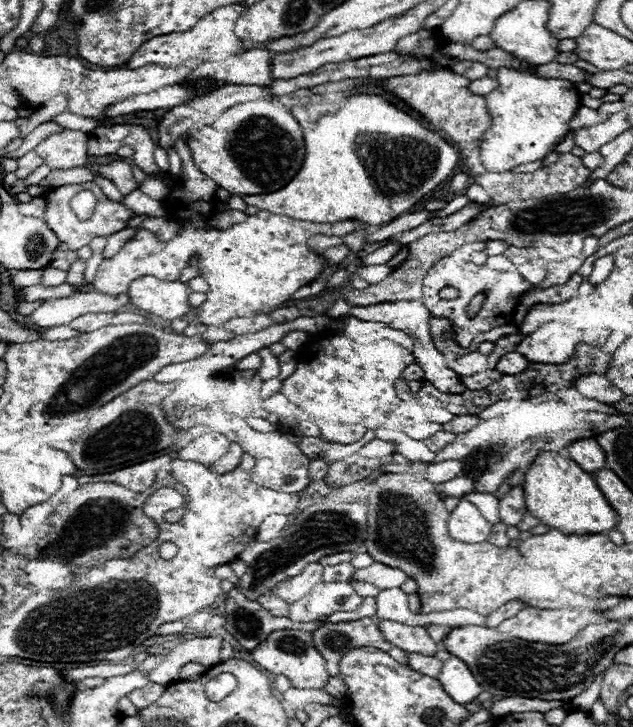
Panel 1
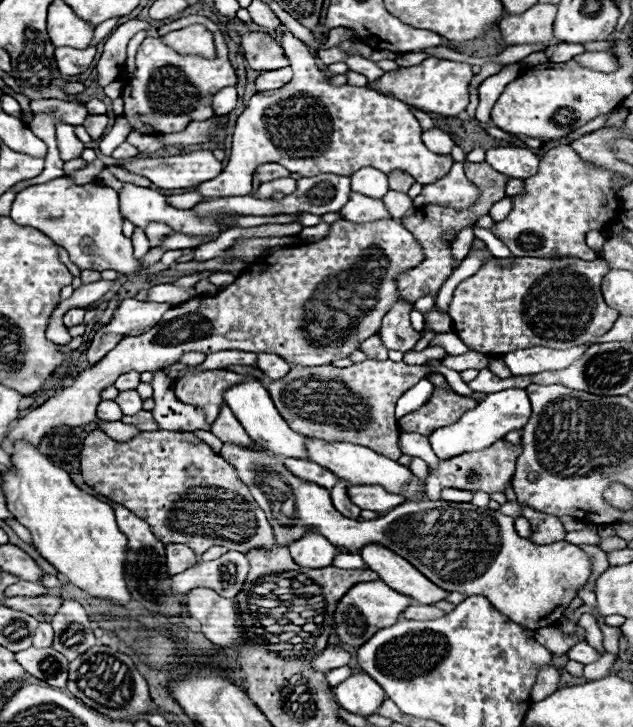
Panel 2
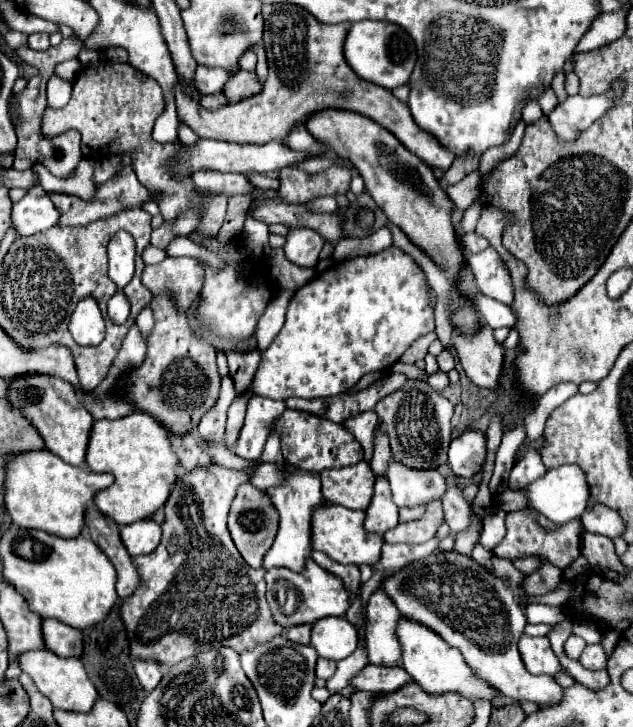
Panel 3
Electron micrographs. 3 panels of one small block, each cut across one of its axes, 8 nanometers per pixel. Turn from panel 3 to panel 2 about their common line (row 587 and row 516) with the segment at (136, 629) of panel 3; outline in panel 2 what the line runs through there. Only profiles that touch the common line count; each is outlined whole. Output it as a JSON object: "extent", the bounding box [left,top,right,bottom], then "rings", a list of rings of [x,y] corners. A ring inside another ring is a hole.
{"extent":[80,428,274,560],"rings":[[[96,428],[84,440],[80,464],[84,482],[90,488],[110,498],[112,502],[124,504],[130,512],[144,518],[150,524],[154,536],[164,544],[188,544],[196,552],[198,560],[202,552],[212,546],[226,546],[228,550],[248,552],[248,548],[272,548],[274,544],[272,526],[268,524],[258,504],[252,500],[248,486],[242,484],[234,468],[218,454],[214,454],[210,446],[202,442],[194,432],[140,432],[128,442],[116,442]],[[190,464],[198,466],[200,470],[196,478],[188,478],[184,472],[184,468]]]}

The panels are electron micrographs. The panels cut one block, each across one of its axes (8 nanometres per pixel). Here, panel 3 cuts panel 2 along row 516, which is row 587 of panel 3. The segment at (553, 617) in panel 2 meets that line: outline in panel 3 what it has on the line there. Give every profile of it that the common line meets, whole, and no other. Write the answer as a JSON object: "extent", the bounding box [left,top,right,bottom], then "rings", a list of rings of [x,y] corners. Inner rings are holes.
{"extent":[266,550,562,704],"rings":[[[434,550],[424,560],[414,560],[400,572],[382,580],[380,590],[396,604],[400,614],[434,630],[450,646],[458,648],[470,668],[484,676],[500,694],[514,700],[556,704],[562,686],[552,676],[532,676],[520,658],[518,640],[526,626],[526,616],[512,594],[510,582],[480,566],[474,558],[454,550]],[[308,560],[304,572],[288,572],[288,568],[272,568],[266,572],[266,600],[270,604],[274,620],[286,630],[288,626],[314,624],[326,616],[344,616],[350,608],[350,592],[344,588],[344,582],[320,568],[314,560]]]}

